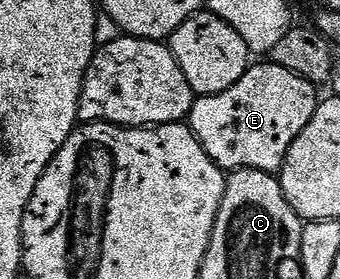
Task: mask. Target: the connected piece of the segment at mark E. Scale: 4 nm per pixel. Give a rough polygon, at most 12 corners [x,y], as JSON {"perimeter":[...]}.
{"perimeter":[[253,64],[186,121],[219,169],[276,175],[313,82]]}

